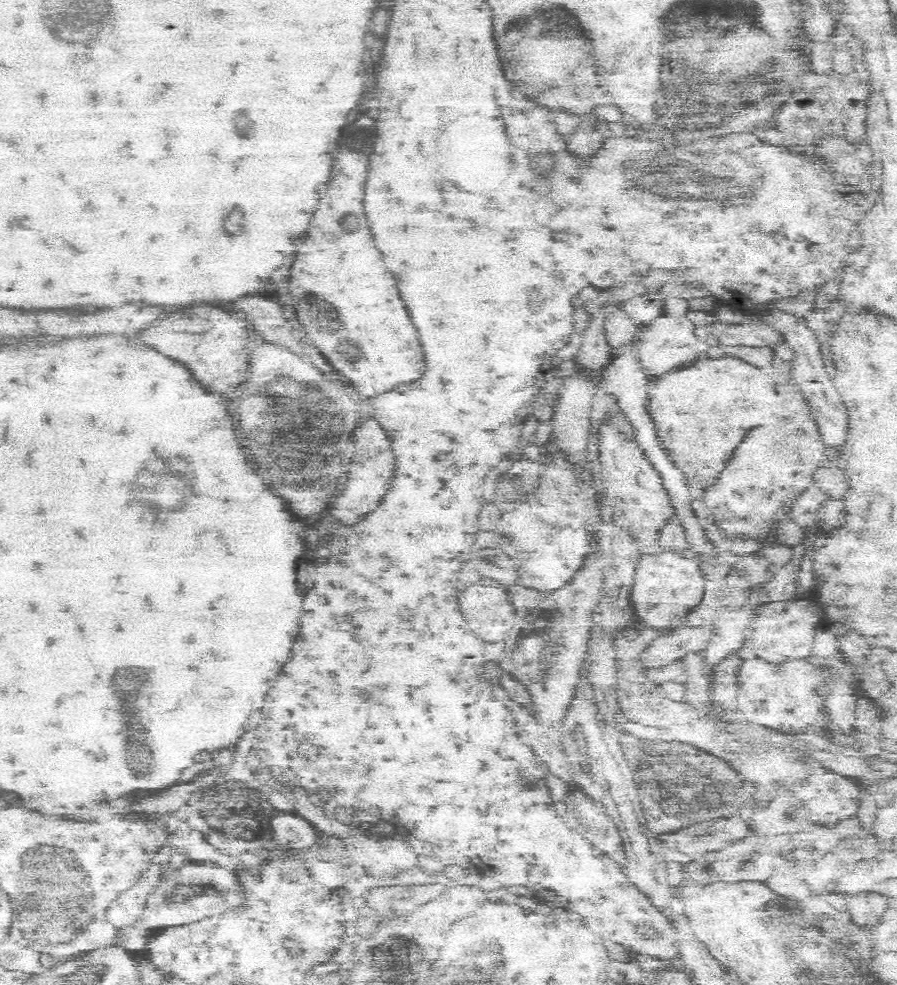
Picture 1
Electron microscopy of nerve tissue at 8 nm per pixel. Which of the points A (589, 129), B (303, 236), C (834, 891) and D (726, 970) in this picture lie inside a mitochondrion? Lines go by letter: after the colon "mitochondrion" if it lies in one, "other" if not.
A: other
B: other
C: other
D: other

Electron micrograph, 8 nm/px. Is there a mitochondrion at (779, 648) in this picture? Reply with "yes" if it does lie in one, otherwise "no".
no

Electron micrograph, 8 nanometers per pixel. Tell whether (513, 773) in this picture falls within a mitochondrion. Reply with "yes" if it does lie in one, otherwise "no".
yes

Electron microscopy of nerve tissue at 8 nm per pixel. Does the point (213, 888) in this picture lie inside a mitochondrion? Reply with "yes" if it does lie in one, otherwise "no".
yes

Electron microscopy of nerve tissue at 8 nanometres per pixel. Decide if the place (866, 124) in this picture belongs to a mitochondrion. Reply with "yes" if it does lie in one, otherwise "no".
no

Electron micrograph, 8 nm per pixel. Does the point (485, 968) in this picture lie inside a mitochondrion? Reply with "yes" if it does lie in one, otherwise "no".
yes

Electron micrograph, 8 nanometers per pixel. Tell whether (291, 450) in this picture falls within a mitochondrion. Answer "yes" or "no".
yes

